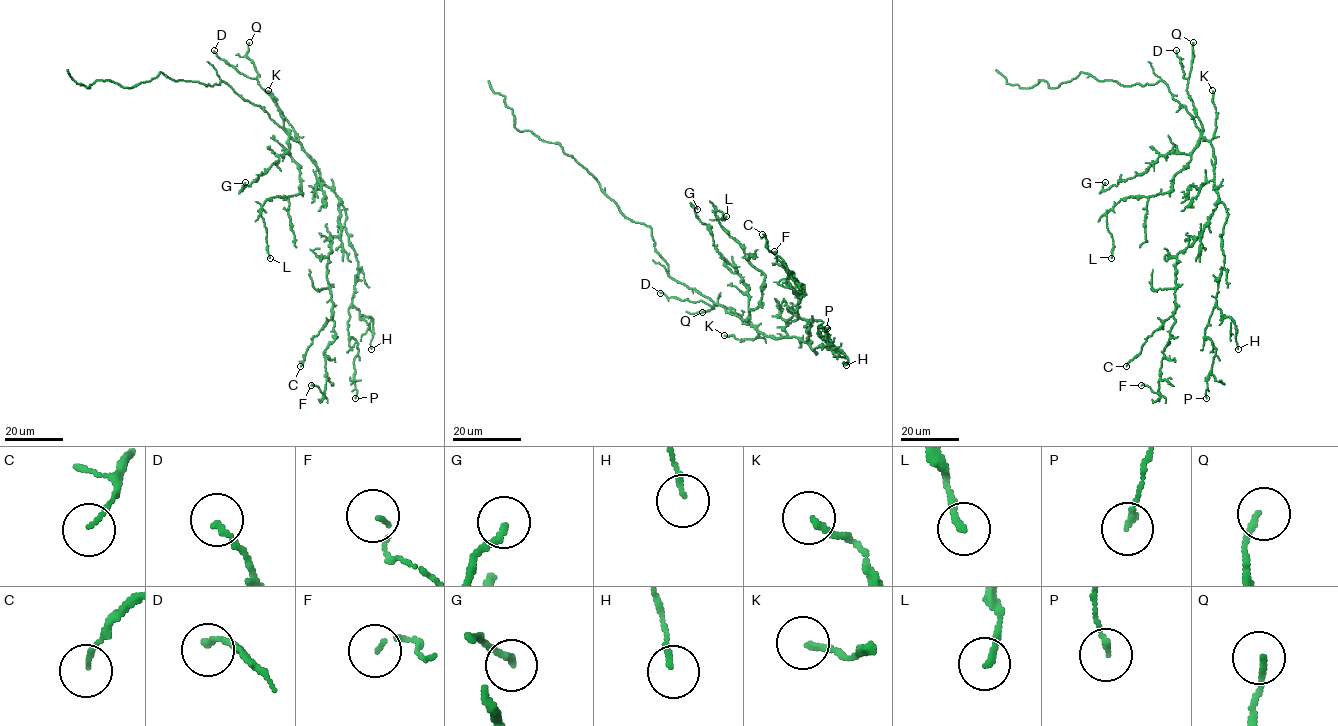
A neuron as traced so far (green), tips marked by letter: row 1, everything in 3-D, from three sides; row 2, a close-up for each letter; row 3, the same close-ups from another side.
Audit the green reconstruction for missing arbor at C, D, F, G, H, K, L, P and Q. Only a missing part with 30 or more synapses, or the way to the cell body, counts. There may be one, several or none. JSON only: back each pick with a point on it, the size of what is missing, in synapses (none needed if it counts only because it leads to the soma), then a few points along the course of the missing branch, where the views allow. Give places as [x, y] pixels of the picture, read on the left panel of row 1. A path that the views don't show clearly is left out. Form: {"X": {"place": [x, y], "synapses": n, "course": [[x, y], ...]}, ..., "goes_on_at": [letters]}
{"goes_on_at": []}

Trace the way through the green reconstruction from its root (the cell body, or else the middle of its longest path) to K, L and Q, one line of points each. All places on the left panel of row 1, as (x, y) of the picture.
K: (281, 128), (293, 140), (297, 139), (292, 126), (268, 90)
L: (281, 128), (289, 136), (289, 155), (300, 170), (303, 193), (273, 196), (262, 206), (260, 214), (270, 258)
Q: (281, 128), (289, 134), (279, 109), (259, 84), (254, 64), (246, 55), (249, 42)

